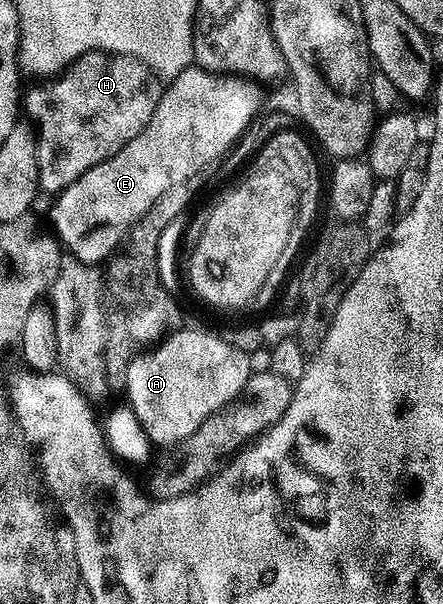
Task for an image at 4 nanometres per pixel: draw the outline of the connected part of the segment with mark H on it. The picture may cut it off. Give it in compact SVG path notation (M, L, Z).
M87 53L68 66L51 84L37 85L40 85L37 89L32 89L29 93L27 90L23 94L22 105L23 108L28 108L29 115L33 117L31 120L38 130L36 154L40 189L52 193L51 195L59 194L61 189L70 187L70 183L86 175L90 167L98 167L98 163L122 151L122 147L126 147L126 143L130 143L130 139L134 139L134 135L138 135L146 127L146 123L150 123L150 115L154 115L162 92L161 78L138 59L121 53Z

